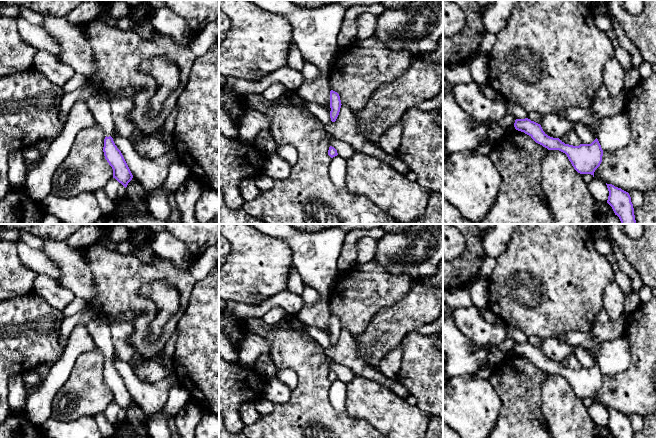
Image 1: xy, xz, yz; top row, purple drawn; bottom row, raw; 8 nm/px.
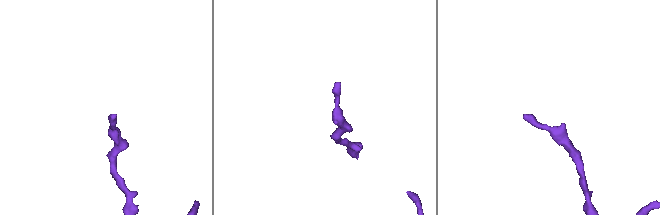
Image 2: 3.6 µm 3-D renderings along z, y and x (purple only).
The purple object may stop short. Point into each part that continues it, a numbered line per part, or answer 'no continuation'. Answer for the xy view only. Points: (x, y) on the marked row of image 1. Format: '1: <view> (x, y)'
1: xy (100, 108)

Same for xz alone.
no continuation

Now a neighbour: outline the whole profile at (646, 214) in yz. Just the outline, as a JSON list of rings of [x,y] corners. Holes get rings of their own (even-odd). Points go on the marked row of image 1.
[[[656,189],[643,194],[641,207],[634,209],[636,224],[656,224]]]

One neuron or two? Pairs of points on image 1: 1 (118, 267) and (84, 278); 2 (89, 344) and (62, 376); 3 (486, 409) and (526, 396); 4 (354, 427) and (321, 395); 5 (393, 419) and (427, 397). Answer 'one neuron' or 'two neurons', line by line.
1: two neurons
2: one neuron
3: two neurons
4: one neuron
5: two neurons

